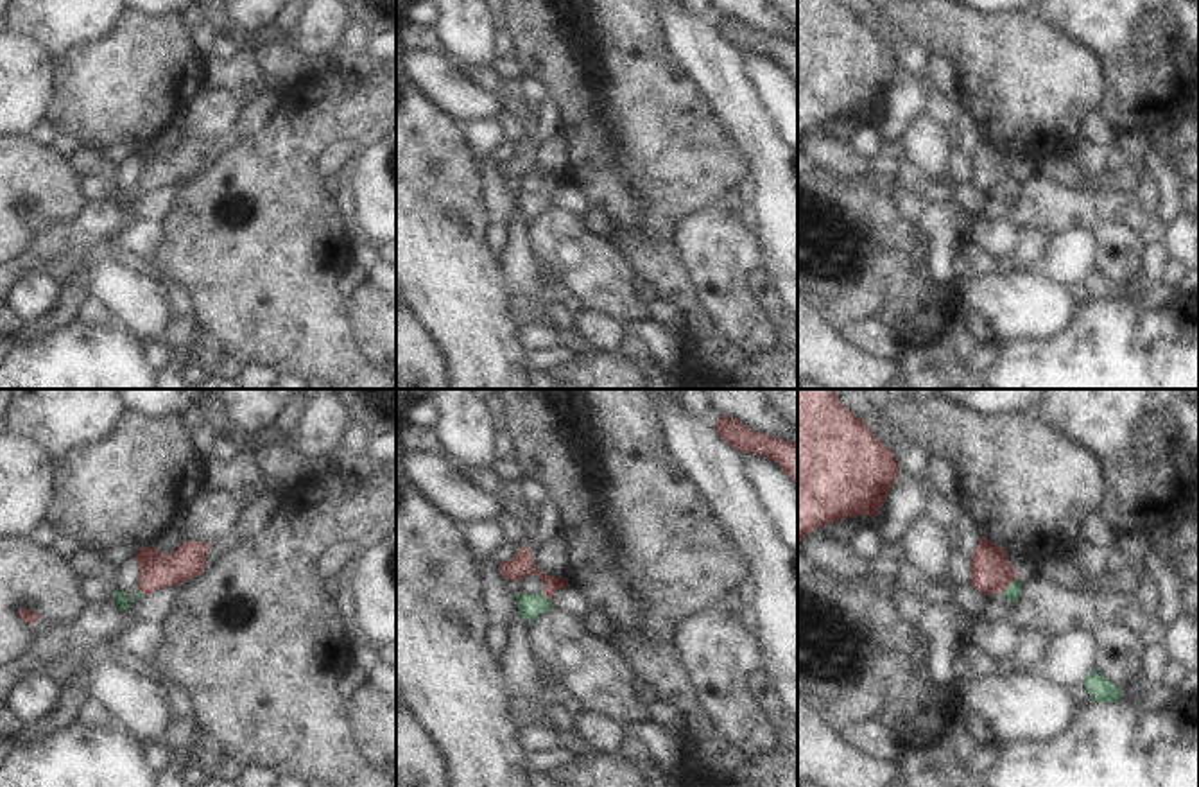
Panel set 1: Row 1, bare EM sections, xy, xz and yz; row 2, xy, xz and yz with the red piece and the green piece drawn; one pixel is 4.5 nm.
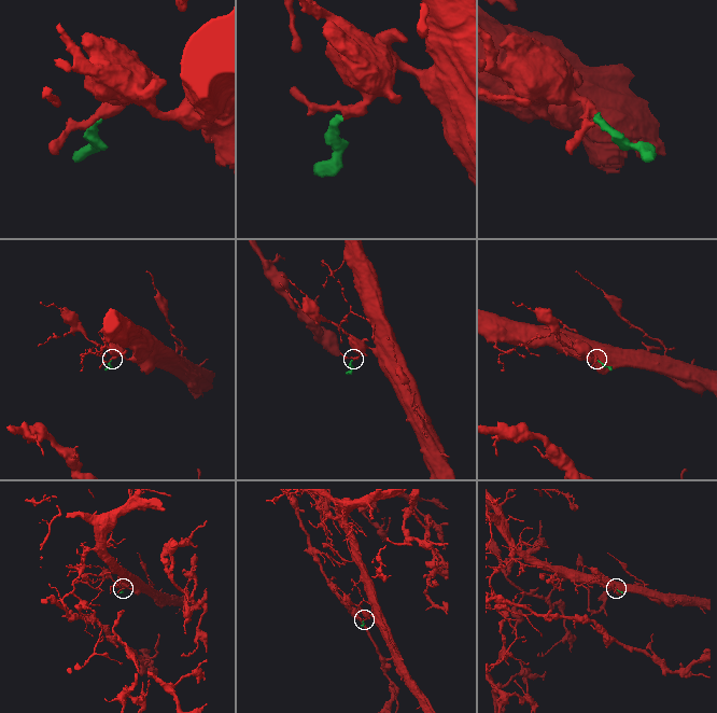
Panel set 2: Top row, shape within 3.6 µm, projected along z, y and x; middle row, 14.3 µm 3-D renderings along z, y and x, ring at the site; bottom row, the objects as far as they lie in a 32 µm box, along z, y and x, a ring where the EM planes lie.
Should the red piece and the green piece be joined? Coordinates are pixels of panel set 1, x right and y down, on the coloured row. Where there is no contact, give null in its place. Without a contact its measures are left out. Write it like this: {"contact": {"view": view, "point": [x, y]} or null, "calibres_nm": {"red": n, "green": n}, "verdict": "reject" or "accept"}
{"contact": {"view": "yz", "point": [1009, 583]}, "calibres_nm": {"red": 190, "green": 70}, "verdict": "accept"}

